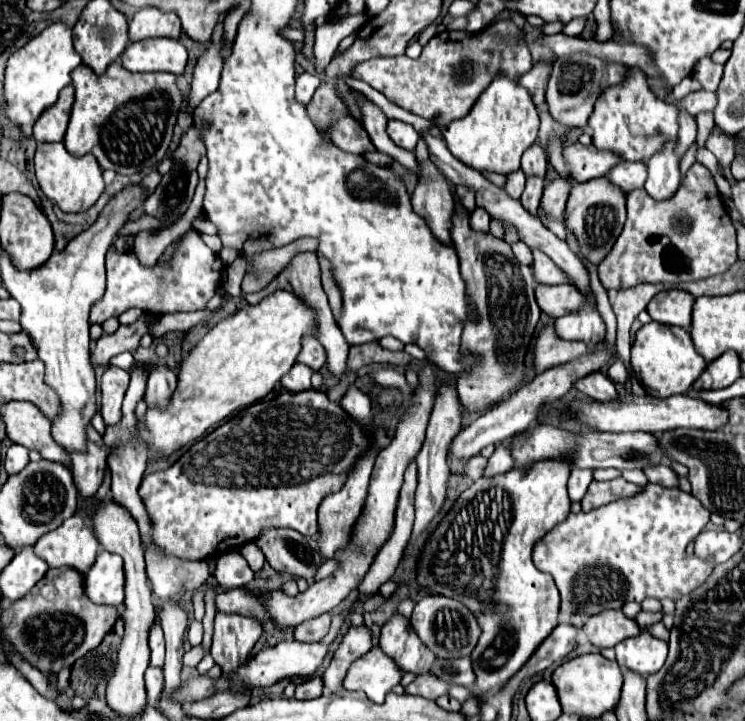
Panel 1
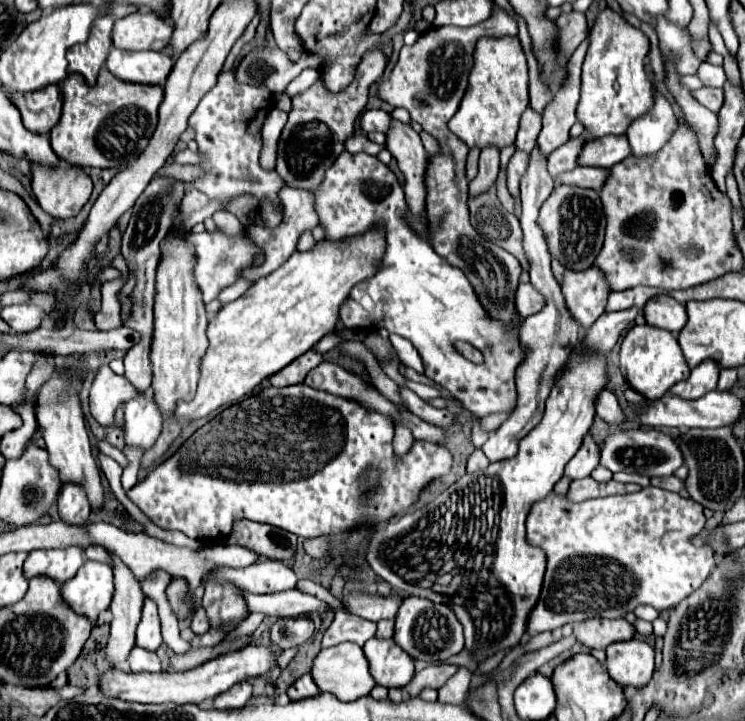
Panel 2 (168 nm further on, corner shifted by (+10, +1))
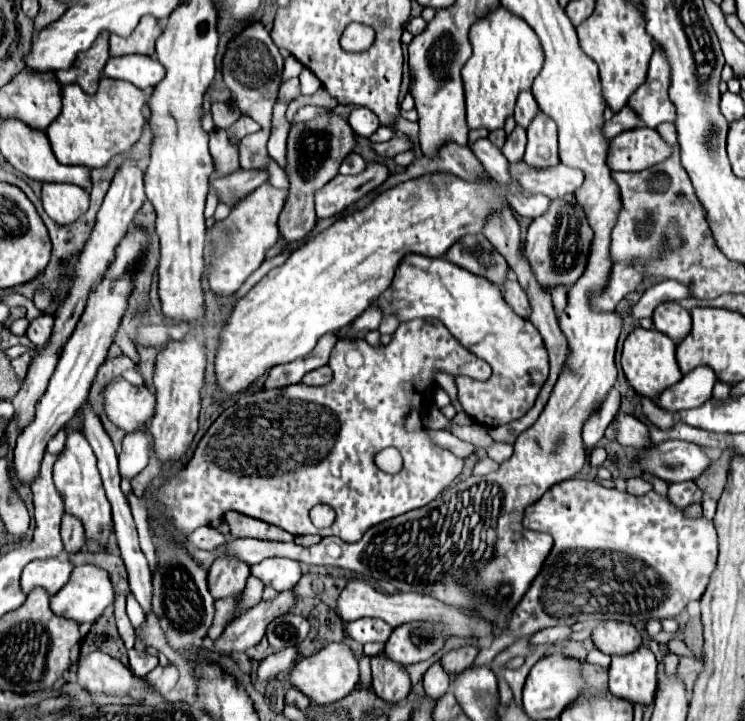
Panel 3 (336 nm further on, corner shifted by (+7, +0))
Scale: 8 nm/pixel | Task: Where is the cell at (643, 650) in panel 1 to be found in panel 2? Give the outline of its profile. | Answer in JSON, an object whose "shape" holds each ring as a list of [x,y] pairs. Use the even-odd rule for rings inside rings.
{"shape":[[[643,639],[613,643],[607,647],[605,665],[617,685],[641,689],[653,675],[653,647]]]}

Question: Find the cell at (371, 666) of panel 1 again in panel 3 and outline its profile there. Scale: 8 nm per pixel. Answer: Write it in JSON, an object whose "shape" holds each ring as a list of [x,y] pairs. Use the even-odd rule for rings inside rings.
{"shape":[[[344,642],[326,644],[316,654],[302,658],[290,674],[292,684],[296,688],[300,688],[314,704],[330,704],[330,702],[342,700],[344,696],[348,696],[358,686],[358,678],[360,678],[358,658],[352,652],[352,648],[348,648]]]}

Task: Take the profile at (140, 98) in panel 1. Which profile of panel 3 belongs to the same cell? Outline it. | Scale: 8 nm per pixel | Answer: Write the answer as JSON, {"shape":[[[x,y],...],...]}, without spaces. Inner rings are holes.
{"shape":[[[102,78],[96,94],[86,94],[78,84],[68,84],[62,88],[62,112],[46,128],[48,140],[60,164],[78,164],[86,168],[102,168],[114,156],[130,152],[130,148],[140,140],[144,124],[144,108],[148,106],[150,94],[128,82]]]}

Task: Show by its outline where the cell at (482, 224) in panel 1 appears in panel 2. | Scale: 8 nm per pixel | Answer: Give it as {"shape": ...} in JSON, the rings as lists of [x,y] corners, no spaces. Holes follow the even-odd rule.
{"shape":[[[487,147],[485,151],[481,151],[479,173],[469,183],[469,193],[475,195],[475,193],[487,189],[497,179],[497,173],[499,173],[499,151],[495,147]]]}

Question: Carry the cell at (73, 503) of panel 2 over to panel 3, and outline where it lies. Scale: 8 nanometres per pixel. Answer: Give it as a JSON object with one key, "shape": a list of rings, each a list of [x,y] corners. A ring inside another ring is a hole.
{"shape":[[[64,514],[62,516],[62,542],[66,552],[78,552],[80,544],[86,540],[84,536],[84,524],[80,518],[72,516],[72,514]]]}

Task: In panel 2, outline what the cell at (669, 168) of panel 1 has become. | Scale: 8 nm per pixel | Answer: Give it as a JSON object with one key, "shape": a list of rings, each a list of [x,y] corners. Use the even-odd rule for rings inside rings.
{"shape":[[[651,79],[655,91],[655,105],[649,115],[641,115],[641,119],[633,119],[629,125],[627,137],[635,157],[645,157],[657,153],[677,129],[677,119],[671,103],[665,95],[661,95],[655,87],[655,79]]]}

